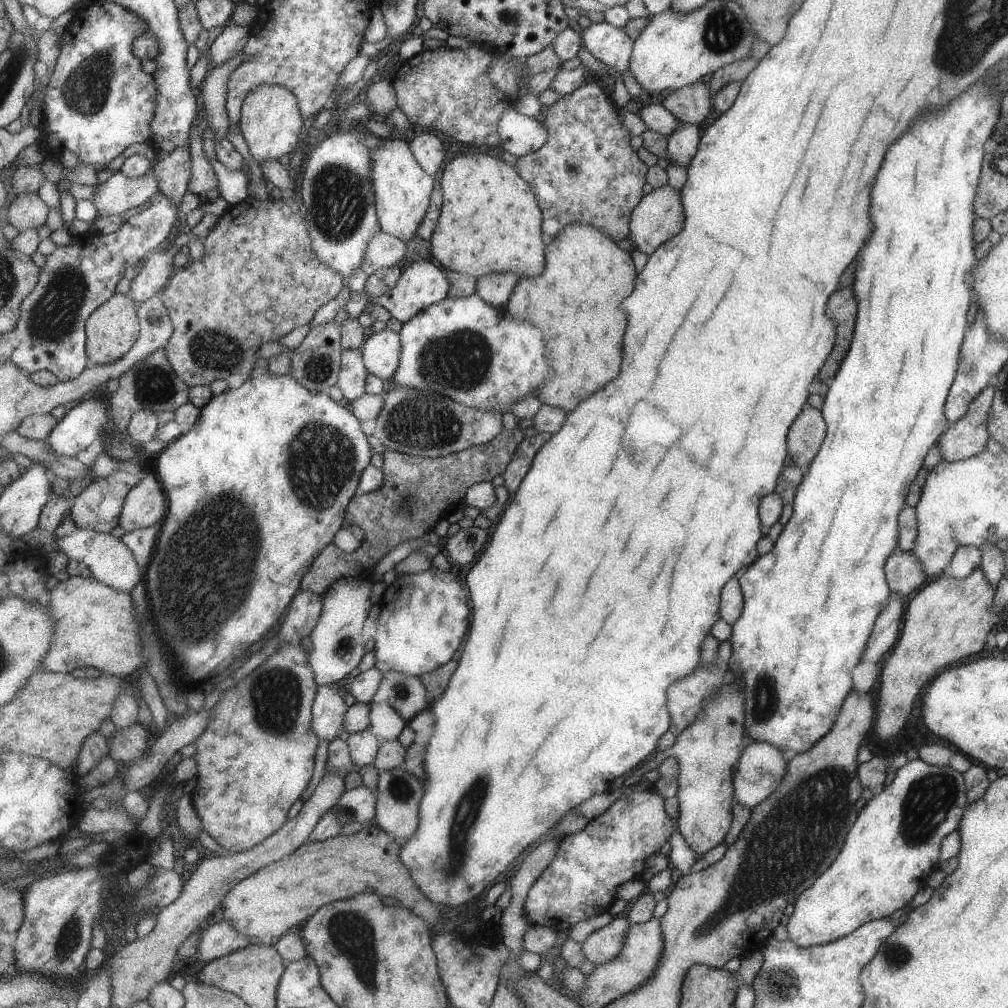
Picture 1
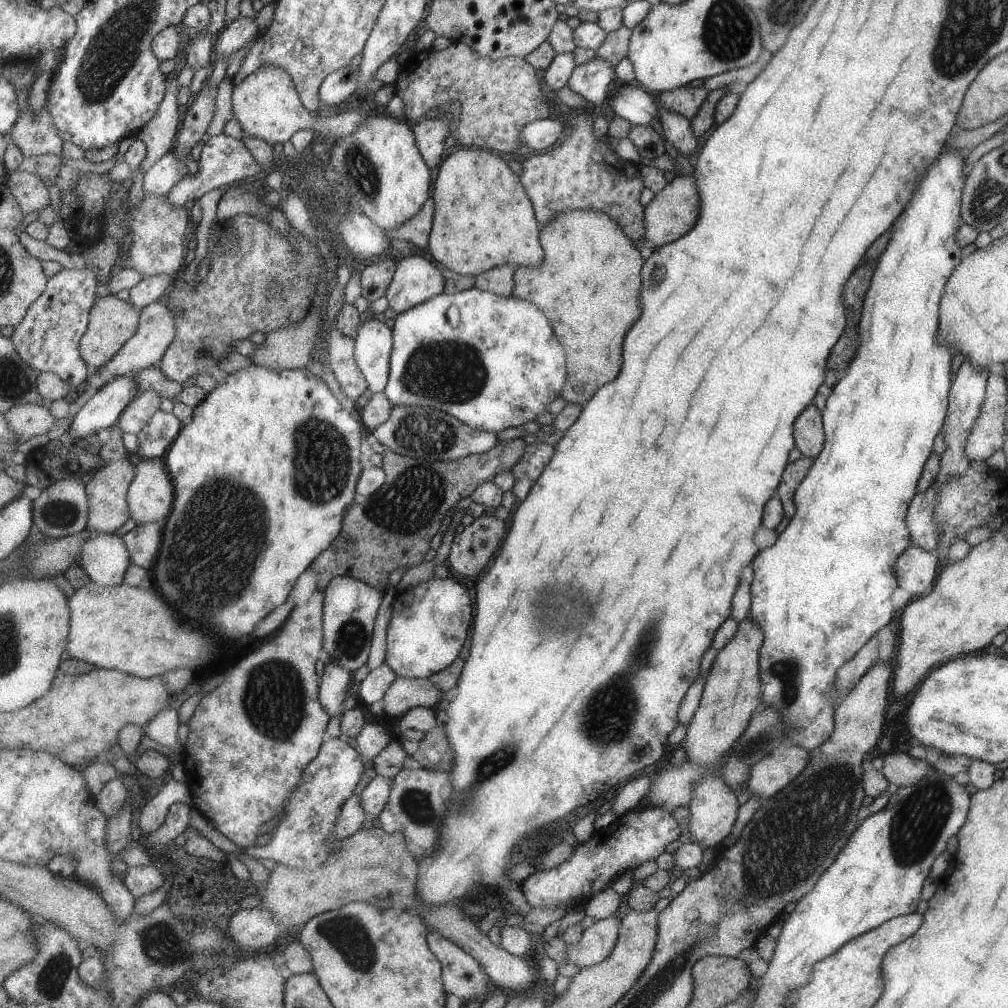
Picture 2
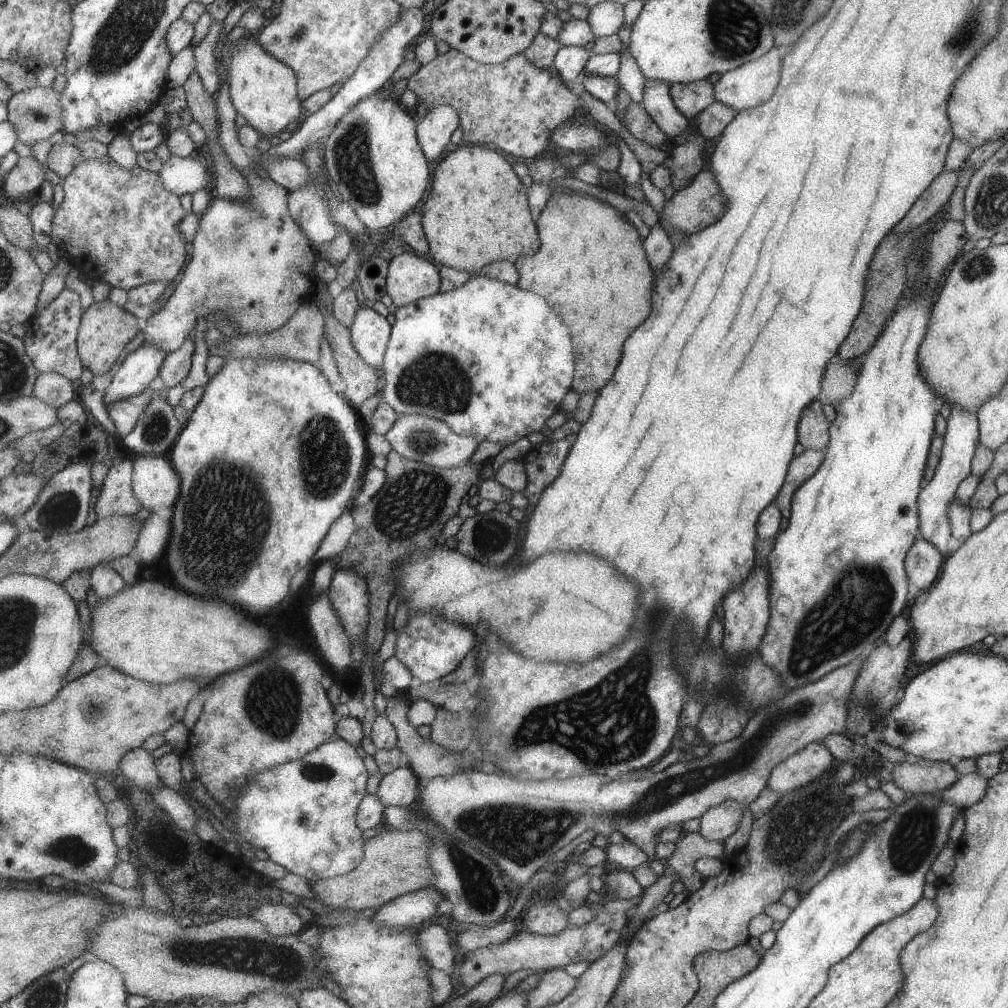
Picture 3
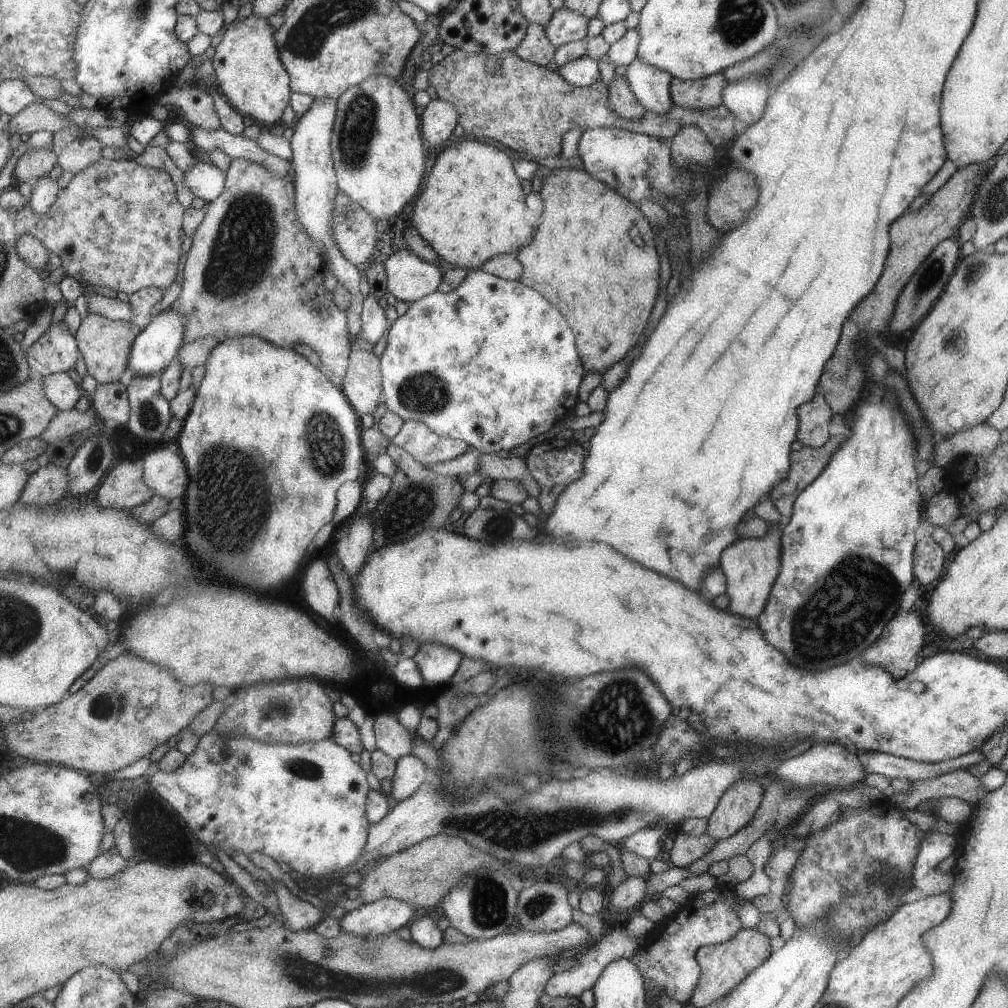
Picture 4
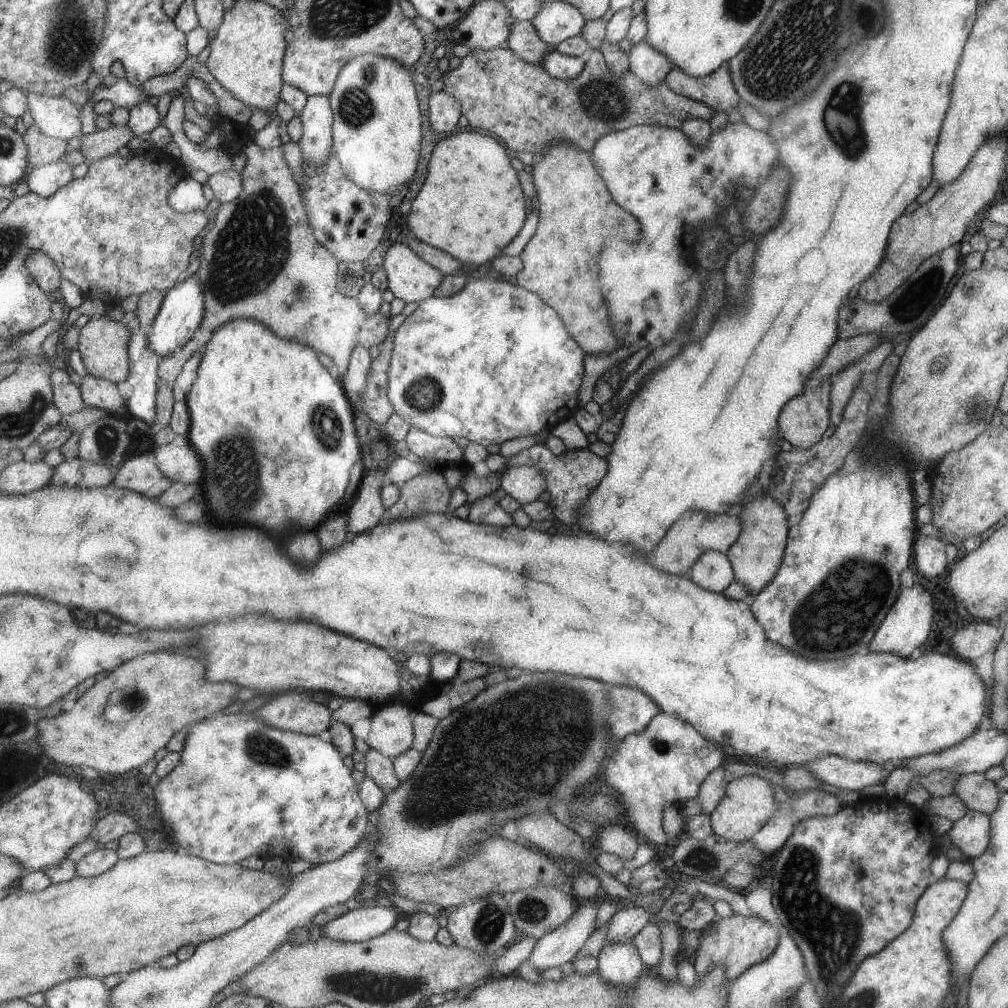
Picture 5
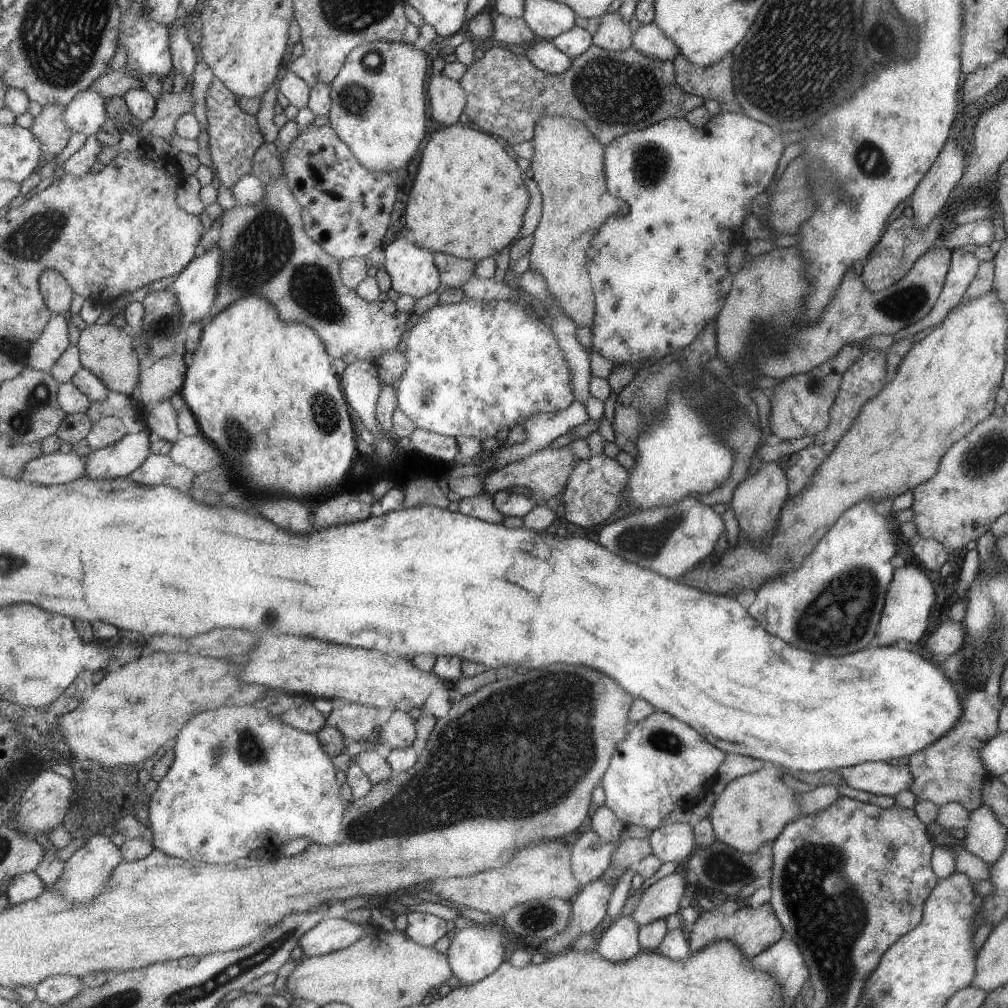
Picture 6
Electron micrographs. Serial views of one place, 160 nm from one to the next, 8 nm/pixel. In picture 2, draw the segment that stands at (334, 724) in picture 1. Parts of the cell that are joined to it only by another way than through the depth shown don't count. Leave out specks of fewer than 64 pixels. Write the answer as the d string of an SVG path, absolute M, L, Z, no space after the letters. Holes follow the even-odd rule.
M323 659L323 675L320 684L320 701L330 716L340 714L341 704L347 698L347 686L351 684L351 673L340 664Z

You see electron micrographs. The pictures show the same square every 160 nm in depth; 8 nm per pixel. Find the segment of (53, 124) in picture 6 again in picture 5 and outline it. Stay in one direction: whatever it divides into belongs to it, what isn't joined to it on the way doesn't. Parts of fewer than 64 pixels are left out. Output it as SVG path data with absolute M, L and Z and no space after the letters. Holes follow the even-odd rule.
M35 123L28 128L24 139L29 148L28 160L31 169L62 161L69 151L65 140L43 134Z

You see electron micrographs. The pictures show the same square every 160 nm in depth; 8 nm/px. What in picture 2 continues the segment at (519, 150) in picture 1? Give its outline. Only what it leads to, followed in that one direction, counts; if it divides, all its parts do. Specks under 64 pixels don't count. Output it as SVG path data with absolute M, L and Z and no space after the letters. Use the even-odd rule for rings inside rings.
M541 119L529 123L525 130L521 131L524 142L524 151L547 150L557 144L557 140L563 136L563 124L557 120Z

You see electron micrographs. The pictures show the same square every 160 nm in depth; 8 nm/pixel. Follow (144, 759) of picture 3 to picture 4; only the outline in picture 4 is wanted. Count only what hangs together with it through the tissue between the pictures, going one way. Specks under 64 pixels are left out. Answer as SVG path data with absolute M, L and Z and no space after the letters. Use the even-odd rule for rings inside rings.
M217 731L206 732L203 736L199 738L197 747L195 751L193 751L190 755L186 757L186 761L173 773L166 773L159 770L157 773L150 776L150 774L145 774L150 778L150 787L156 793L159 793L160 797L163 797L165 801L167 801L173 808L176 808L182 815L183 818L187 821L187 824L191 826L191 830L201 838L201 842L203 844L207 844L212 852L215 850L222 850L228 856L233 856L235 852L241 852L244 855L253 854L253 852L261 852L266 854L267 856L271 856L278 863L285 862L289 867L293 868L293 870L299 872L302 876L307 879L311 879L313 877L323 875L327 876L333 873L338 873L338 870L346 869L346 866L353 865L355 861L358 861L358 858L362 856L362 852L366 848L366 844L368 838L370 836L370 818L368 817L367 812L367 799L370 794L369 789L369 780L367 780L367 771L361 768L361 764L359 762L355 762L353 760L353 754L351 754L350 750L347 750L344 746L341 746L339 743L336 743L333 738L325 739L317 742L307 742L304 743L268 743L267 741L260 741L259 739L255 740L253 737L224 737L223 733L218 733Z

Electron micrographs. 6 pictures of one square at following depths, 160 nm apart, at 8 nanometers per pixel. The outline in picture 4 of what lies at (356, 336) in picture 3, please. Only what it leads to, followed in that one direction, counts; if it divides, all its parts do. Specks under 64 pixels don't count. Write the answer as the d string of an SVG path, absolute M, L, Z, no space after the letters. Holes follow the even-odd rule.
M368 294L363 301L361 319L363 321L361 338L367 340L369 344L377 344L379 338L391 328L385 316L385 310L376 296Z

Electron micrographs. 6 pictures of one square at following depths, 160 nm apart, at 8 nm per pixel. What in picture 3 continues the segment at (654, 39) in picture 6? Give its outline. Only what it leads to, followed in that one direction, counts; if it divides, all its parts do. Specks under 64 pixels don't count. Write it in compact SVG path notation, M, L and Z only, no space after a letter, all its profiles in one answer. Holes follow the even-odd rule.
M644 79L640 102L652 121L667 137L683 134L689 126L689 120L675 108L668 87L669 84L665 81Z

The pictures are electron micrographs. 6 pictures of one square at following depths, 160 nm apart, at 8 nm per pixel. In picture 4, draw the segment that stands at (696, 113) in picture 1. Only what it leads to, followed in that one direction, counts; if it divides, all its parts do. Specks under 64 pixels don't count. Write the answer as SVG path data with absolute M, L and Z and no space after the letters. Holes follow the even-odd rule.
M722 71L692 81L671 77L670 99L673 105L684 109L703 110L718 107L722 104L721 91L727 84Z

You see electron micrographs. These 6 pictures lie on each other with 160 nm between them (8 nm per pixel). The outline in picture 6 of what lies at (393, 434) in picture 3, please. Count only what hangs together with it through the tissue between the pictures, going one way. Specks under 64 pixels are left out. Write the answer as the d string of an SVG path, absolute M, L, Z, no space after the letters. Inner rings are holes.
M415 430L413 434L411 434L411 440L413 440L413 444L421 450L421 452L425 452L425 454L429 454L429 456L433 456L433 458L439 458L439 460L443 460L443 462L453 462L460 456L460 445L457 438L441 435L438 433L433 433L423 430Z

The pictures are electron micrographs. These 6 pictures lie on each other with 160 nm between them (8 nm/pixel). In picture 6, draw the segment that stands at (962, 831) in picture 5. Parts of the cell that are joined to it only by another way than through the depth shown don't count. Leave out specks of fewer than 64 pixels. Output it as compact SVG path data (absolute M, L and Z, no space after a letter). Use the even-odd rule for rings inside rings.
M987 804L968 812L964 830L966 834L961 843L966 852L988 864L1001 856L1005 848L1006 829L997 822Z

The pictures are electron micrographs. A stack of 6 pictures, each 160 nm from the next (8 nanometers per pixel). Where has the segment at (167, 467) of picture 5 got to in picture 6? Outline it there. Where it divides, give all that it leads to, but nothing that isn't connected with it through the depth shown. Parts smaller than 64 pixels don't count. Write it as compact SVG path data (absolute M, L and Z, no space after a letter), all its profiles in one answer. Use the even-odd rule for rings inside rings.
M200 433L180 438L174 443L169 458L177 466L185 466L196 475L214 470L223 465L221 452Z

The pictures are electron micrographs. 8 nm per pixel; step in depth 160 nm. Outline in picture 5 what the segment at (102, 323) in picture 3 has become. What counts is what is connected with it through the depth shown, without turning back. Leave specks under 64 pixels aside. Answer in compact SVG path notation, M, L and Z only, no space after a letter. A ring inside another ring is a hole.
M93 316L80 330L80 343L78 345L78 351L81 353L88 374L116 384L128 381L131 375L130 341L132 337L133 331L124 320L113 322L109 318L100 319Z

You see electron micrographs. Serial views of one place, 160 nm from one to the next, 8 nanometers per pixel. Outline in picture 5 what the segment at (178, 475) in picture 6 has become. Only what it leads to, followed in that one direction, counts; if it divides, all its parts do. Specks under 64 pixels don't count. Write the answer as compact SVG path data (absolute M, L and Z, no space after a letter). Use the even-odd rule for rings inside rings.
M154 453L135 456L118 468L113 486L119 490L131 490L145 496L157 499L163 492L171 489L174 482L165 478L155 462Z

